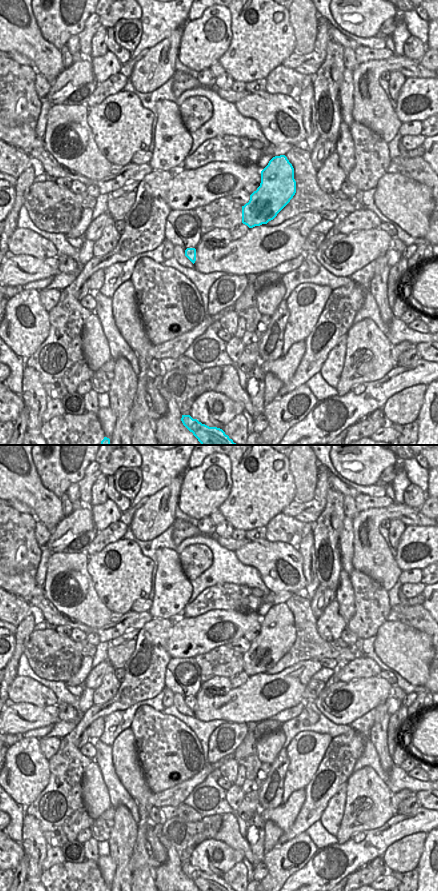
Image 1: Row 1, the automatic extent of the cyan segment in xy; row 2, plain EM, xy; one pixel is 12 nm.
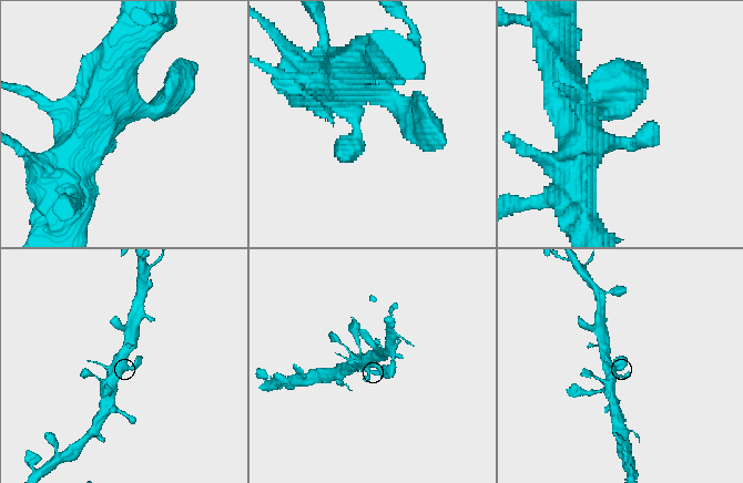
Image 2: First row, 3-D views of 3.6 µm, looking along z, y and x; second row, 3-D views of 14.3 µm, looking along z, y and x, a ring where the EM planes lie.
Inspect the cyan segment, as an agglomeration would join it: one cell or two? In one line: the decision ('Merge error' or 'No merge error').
No merge error.

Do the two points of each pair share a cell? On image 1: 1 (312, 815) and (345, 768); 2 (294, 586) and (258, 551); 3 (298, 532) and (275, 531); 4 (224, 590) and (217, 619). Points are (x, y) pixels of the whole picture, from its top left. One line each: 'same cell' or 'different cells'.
1: same cell
2: same cell
3: same cell
4: different cells

